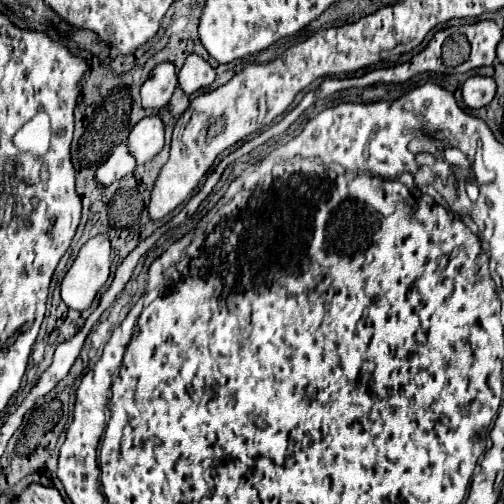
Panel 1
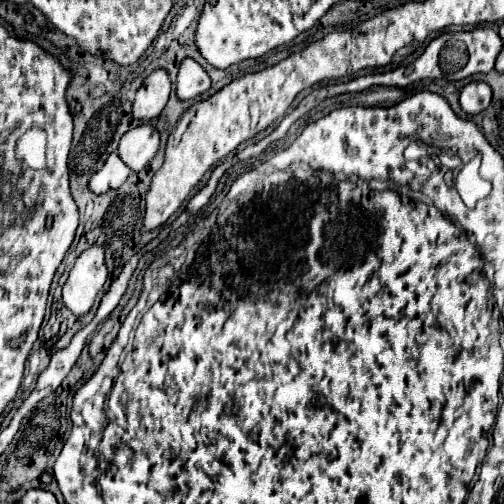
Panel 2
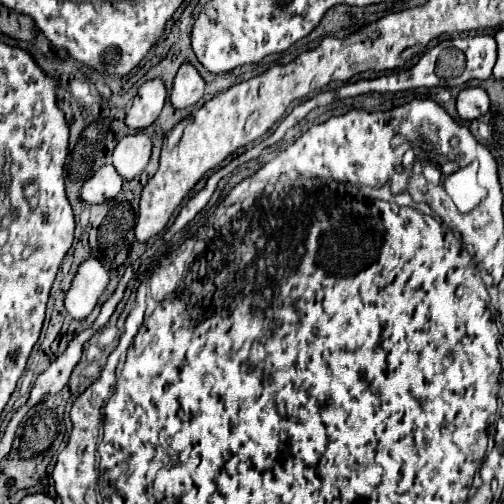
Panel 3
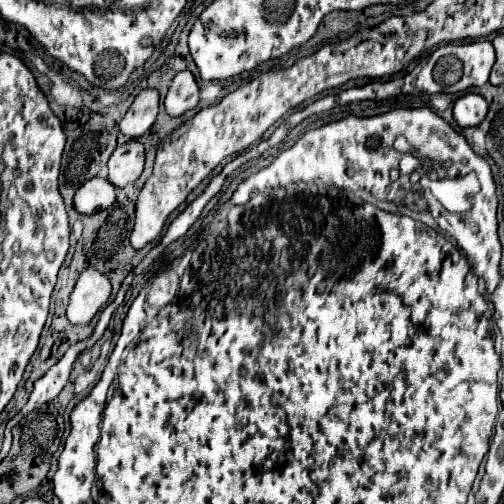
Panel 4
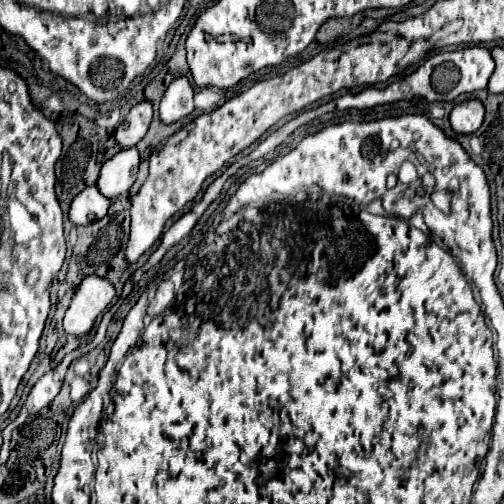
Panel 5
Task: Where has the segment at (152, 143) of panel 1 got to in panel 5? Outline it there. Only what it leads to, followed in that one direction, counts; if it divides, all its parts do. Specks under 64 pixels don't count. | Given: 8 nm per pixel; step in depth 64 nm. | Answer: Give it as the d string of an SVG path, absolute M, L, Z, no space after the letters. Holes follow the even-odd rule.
M124 148L116 156L112 156L110 160L104 162L96 184L100 184L100 190L110 198L124 194L134 184L136 174L138 174L138 166L140 166L138 150Z

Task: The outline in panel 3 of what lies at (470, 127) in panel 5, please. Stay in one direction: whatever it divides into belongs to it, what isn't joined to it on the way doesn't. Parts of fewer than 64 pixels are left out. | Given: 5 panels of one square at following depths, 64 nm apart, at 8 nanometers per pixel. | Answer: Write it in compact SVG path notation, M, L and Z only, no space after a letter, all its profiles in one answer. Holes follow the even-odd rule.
M464 88L458 94L458 114L462 120L474 120L480 118L490 108L490 98L484 92L484 88Z

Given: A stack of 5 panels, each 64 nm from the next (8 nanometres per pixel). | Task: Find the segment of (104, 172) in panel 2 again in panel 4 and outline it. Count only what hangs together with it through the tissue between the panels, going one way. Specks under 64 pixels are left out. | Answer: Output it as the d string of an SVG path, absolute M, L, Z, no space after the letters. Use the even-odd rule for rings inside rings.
M98 174L92 180L84 182L74 196L76 210L84 214L104 210L114 202L116 202L116 186L104 174Z

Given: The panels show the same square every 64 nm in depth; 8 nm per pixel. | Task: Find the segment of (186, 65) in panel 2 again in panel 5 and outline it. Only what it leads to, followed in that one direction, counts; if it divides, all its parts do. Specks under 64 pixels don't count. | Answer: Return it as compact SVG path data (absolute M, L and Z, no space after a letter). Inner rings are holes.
M176 76L160 102L160 120L172 124L194 110L194 86L188 76Z

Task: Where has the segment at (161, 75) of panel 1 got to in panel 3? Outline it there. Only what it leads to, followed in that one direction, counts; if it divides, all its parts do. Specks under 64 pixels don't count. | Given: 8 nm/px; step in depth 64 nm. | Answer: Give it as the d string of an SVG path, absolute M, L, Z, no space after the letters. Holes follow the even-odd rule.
M162 78L144 82L138 94L134 96L132 108L126 114L126 124L136 130L148 128L158 118L164 102L166 102L166 86Z

